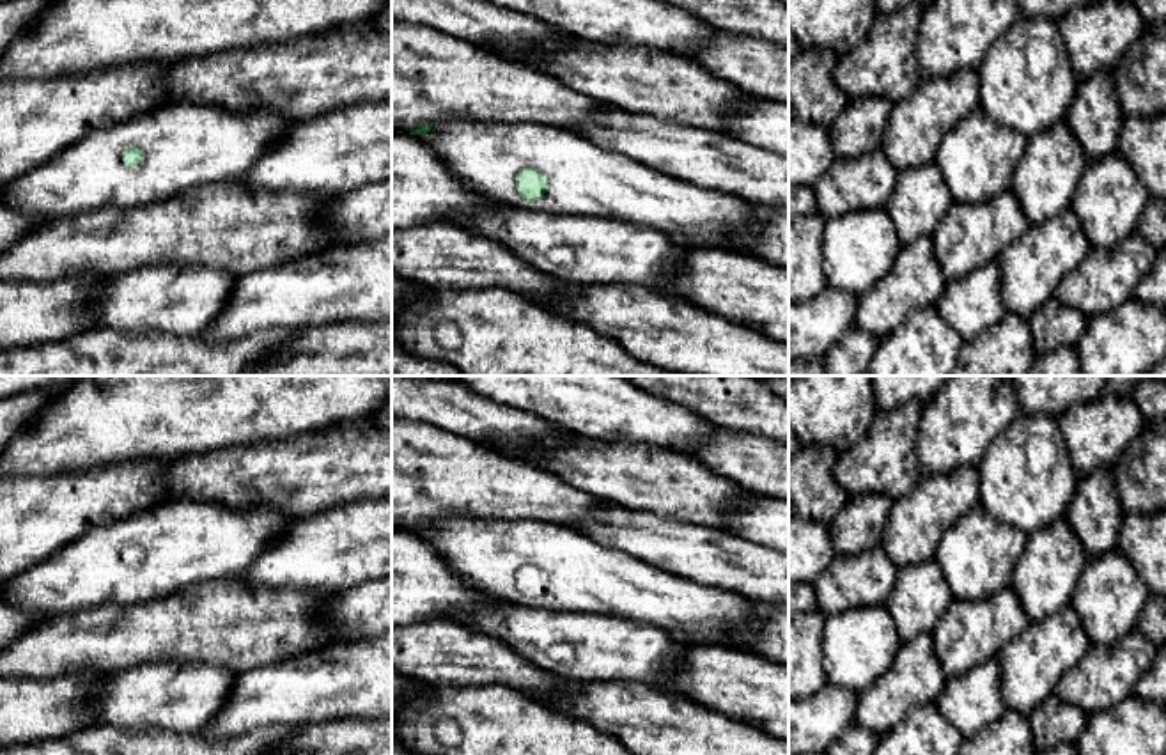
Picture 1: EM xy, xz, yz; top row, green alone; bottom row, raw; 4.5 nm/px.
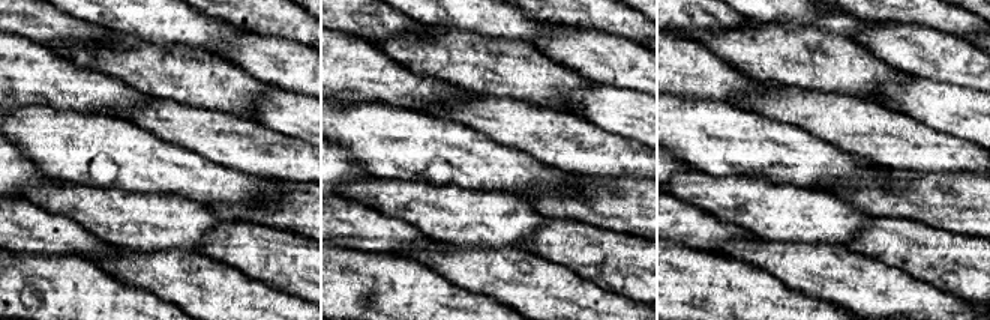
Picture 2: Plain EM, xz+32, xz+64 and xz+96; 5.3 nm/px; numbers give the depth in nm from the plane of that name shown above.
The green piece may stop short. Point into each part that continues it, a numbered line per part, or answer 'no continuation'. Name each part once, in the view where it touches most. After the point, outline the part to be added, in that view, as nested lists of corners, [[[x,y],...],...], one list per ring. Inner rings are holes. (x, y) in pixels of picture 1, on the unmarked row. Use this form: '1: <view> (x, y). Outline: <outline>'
1: xz (583, 578). Outline: [[[445,516],[427,532],[413,533],[427,541],[466,585],[505,603],[574,615],[618,617],[666,633],[682,631],[688,634],[688,643],[696,645],[725,647],[739,633],[760,627],[753,601],[744,595],[661,572],[627,553],[595,544],[571,526]],[[526,565],[539,567],[548,580],[544,594],[532,601],[516,587],[517,572]]]

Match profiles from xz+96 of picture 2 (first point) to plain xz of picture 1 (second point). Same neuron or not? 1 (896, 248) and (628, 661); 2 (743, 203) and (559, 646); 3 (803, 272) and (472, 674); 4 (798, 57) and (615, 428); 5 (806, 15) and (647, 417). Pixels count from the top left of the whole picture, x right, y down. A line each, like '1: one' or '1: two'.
1: two
2: one
3: two
4: two
5: one

